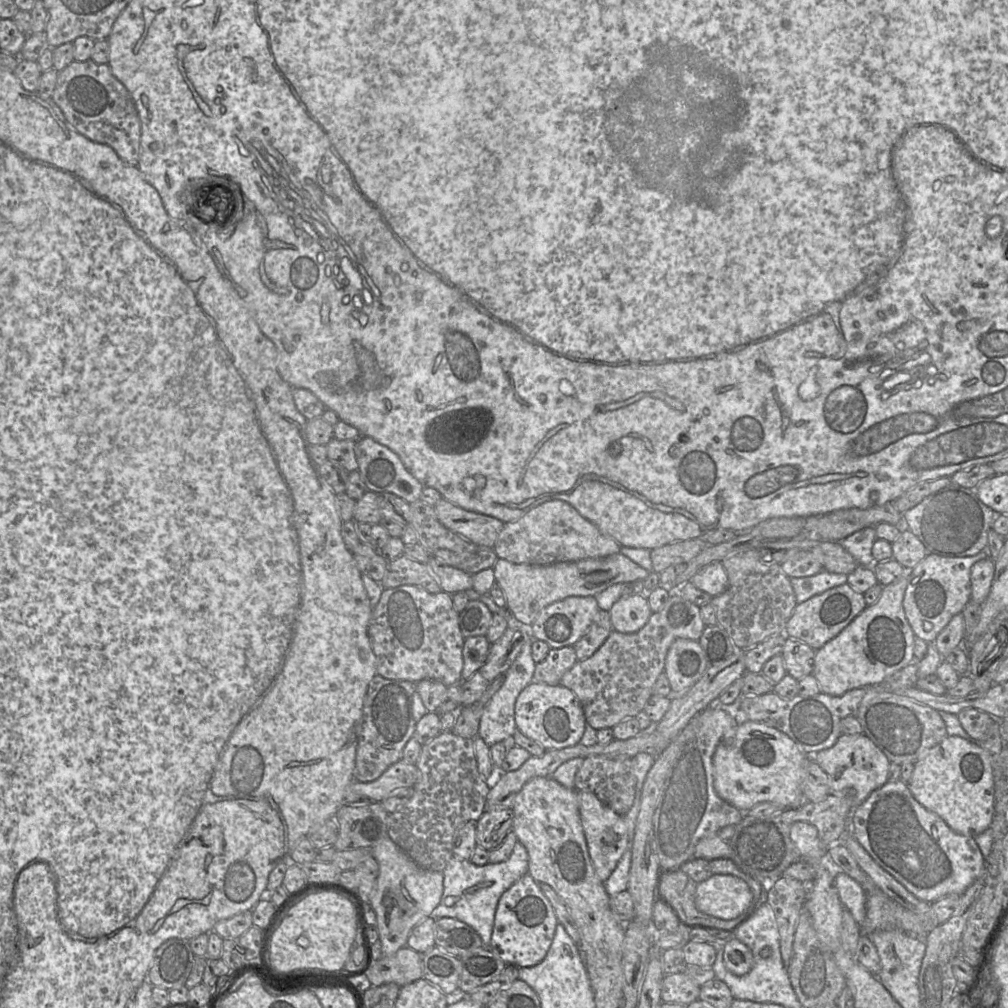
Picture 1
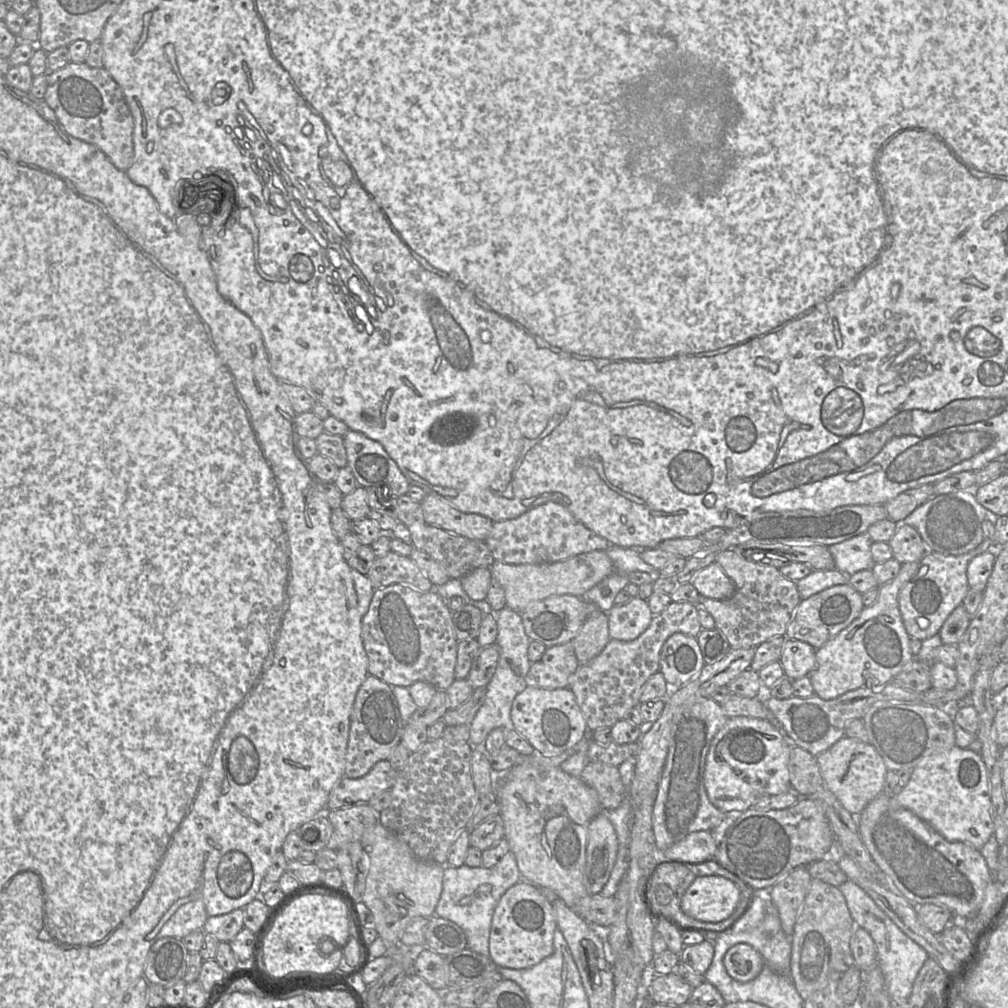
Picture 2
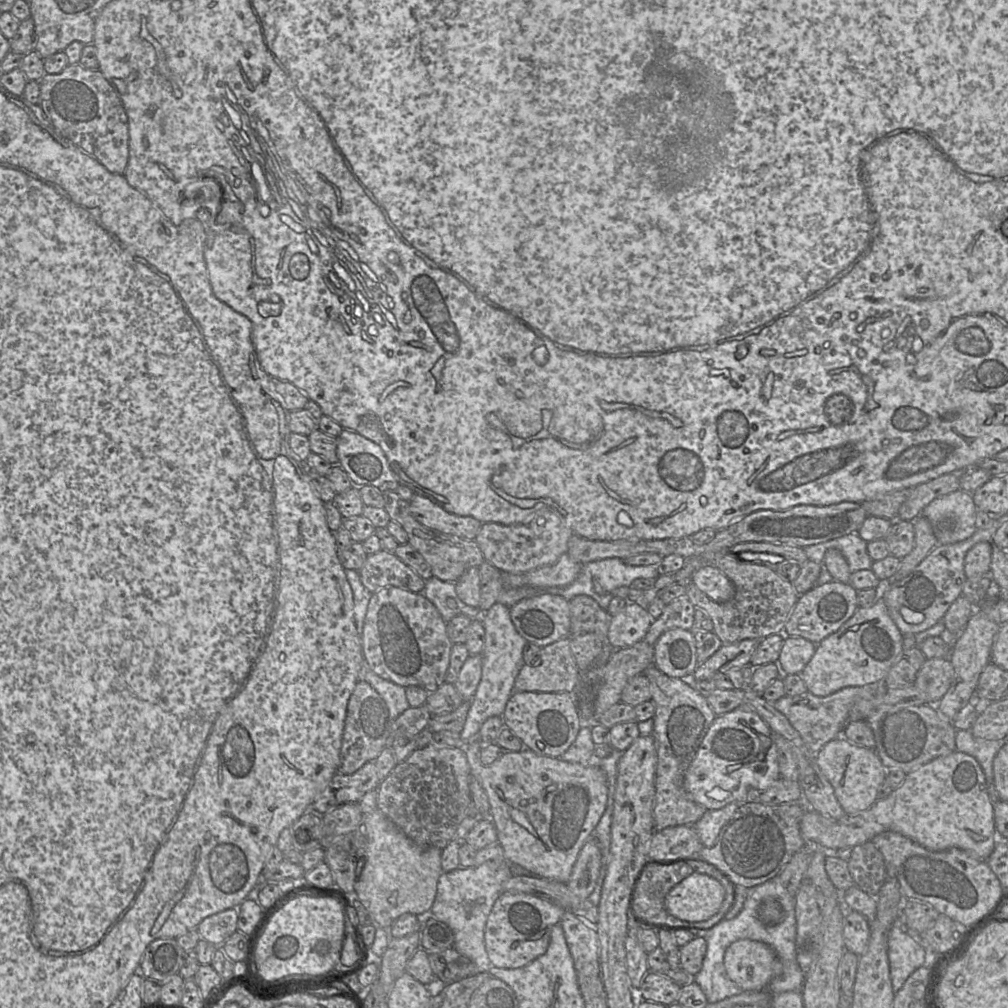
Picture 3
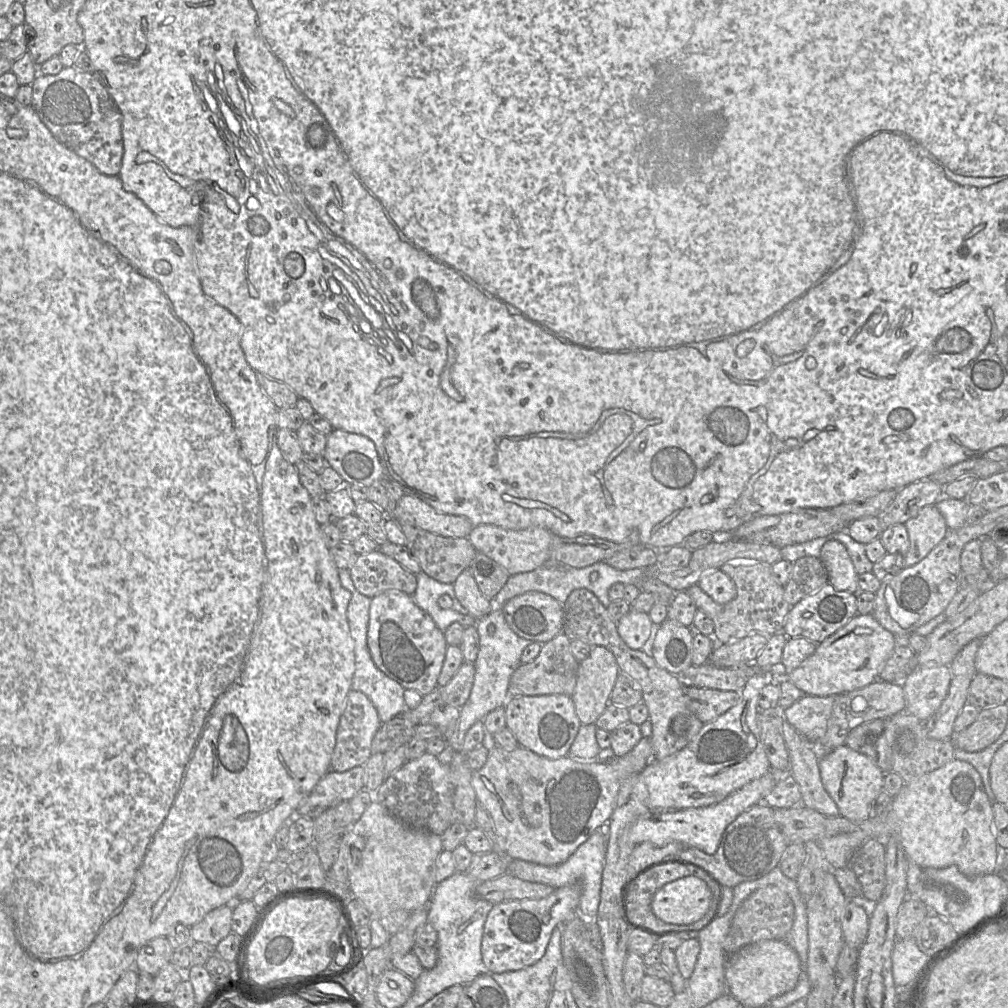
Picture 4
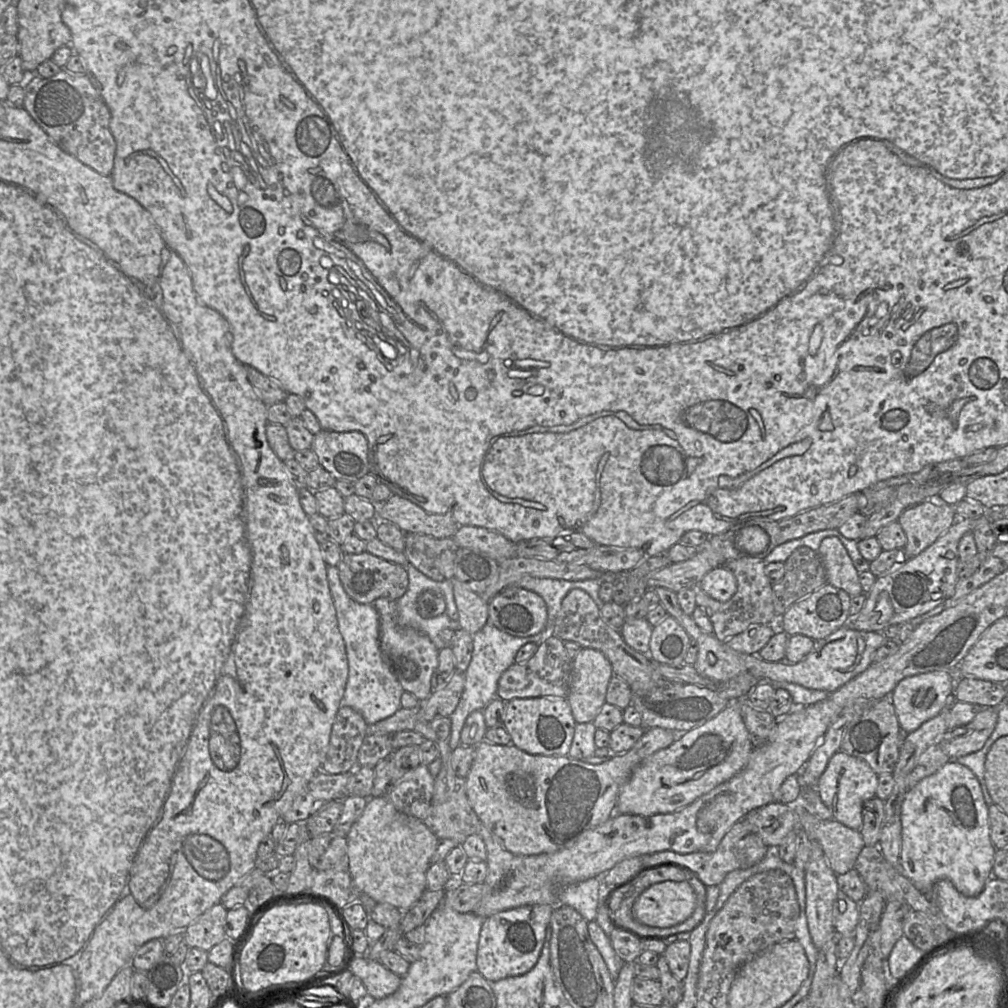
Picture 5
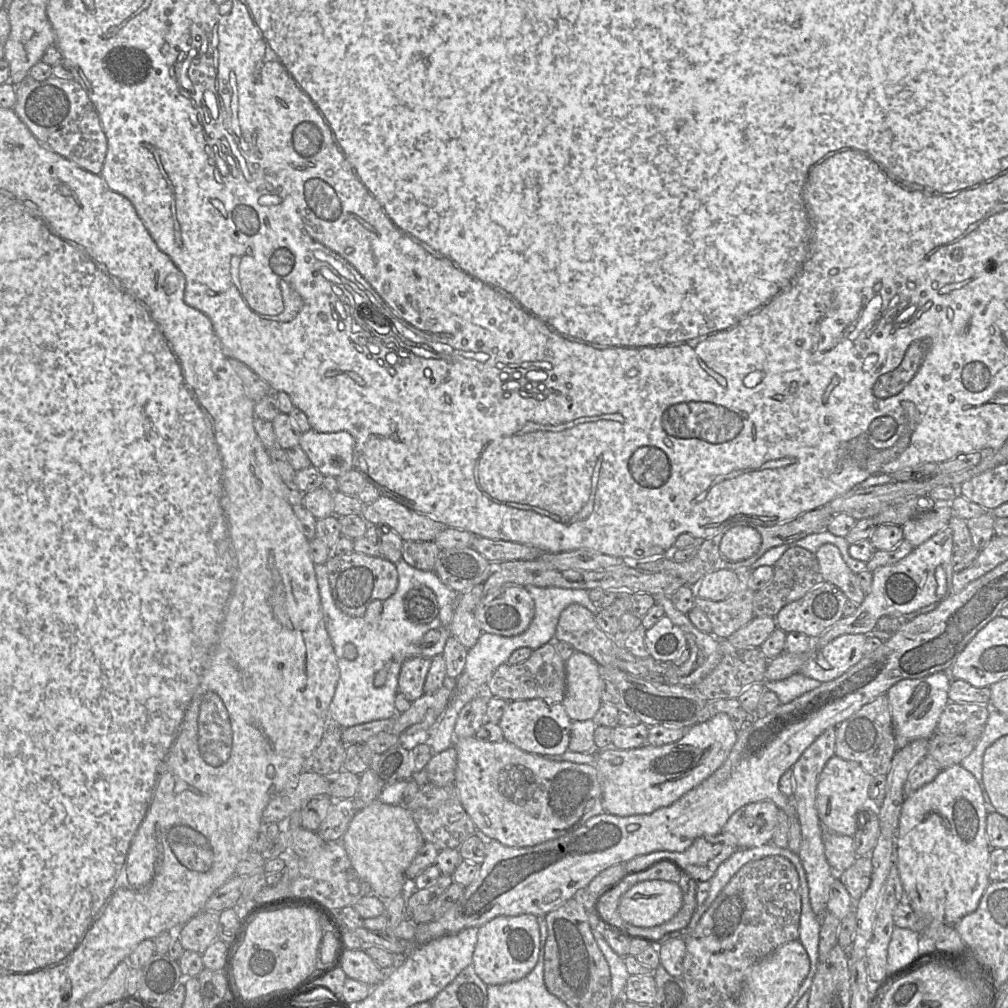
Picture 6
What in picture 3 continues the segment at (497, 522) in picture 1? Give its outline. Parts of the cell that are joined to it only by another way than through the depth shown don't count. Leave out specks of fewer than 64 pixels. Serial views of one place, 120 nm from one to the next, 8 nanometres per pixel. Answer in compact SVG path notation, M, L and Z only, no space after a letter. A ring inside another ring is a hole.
M414 493L409 504L410 512L418 522L442 533L475 540L482 526L474 517L450 513L425 496Z

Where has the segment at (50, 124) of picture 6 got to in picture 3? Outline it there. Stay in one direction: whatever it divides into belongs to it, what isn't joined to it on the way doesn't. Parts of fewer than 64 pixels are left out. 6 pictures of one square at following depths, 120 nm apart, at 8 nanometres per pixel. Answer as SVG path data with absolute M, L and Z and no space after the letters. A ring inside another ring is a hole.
M79 63L68 64L60 73L45 73L40 85L39 106L56 133L93 157L109 172L124 175L129 160L129 122L118 92L99 69L88 69Z

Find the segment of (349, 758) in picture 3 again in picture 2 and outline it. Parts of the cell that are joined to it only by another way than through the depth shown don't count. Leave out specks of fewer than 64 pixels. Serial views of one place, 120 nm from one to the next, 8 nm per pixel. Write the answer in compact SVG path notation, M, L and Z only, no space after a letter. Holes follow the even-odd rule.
M368 675L356 693L351 711L345 777L361 778L378 761L388 760L393 748L401 741L405 725L392 686L373 675Z

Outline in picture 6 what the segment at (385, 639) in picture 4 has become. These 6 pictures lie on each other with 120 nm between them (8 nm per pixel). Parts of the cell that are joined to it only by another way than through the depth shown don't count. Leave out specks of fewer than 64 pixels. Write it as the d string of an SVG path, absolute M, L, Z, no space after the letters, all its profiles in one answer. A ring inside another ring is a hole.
M414 656L403 661L398 680L398 691L413 702L424 694L424 683L431 659Z

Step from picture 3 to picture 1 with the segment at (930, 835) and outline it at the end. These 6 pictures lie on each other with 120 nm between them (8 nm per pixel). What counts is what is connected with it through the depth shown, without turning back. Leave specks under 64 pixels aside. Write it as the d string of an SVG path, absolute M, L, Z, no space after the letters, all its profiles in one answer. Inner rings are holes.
M948 735L939 744L929 749L915 762L908 788L922 806L940 816L953 831L959 834L975 837L992 824L995 782L990 755L980 743L971 739Z

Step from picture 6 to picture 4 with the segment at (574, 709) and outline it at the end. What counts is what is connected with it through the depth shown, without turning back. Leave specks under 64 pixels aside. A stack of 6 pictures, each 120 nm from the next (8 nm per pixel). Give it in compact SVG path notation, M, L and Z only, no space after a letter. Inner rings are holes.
M593 646L589 656L579 663L571 697L581 724L595 724L604 712L619 673L613 653L603 646Z

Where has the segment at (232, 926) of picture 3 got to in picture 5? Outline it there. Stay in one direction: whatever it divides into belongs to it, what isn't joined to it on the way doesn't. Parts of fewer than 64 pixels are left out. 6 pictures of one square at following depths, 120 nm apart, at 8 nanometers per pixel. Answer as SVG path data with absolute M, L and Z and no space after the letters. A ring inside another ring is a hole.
M221 903L209 908L184 930L184 942L189 947L209 951L226 938L227 912L228 910Z

